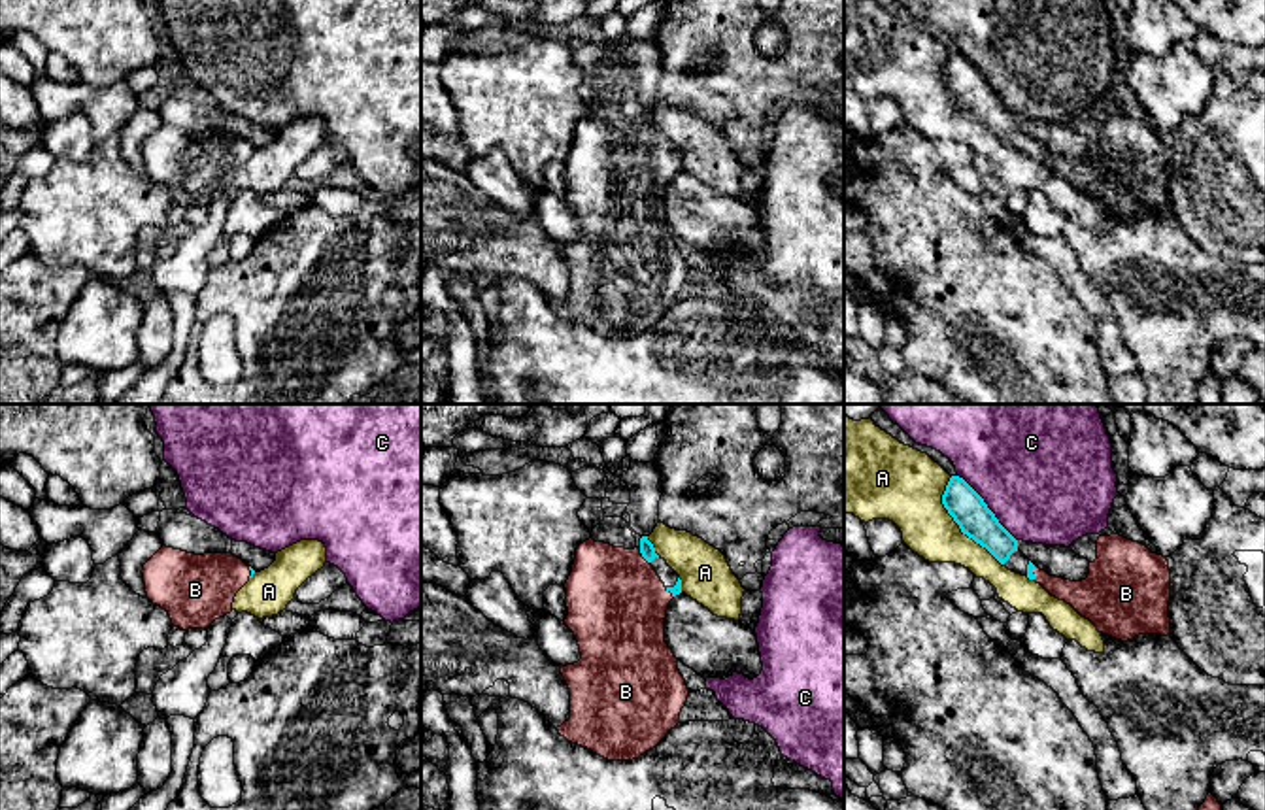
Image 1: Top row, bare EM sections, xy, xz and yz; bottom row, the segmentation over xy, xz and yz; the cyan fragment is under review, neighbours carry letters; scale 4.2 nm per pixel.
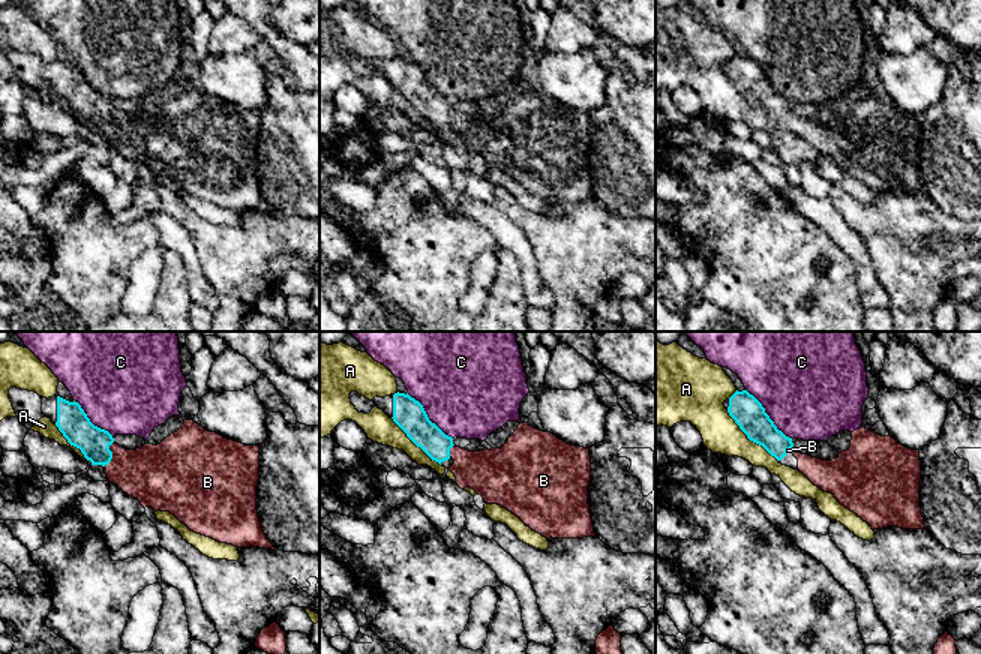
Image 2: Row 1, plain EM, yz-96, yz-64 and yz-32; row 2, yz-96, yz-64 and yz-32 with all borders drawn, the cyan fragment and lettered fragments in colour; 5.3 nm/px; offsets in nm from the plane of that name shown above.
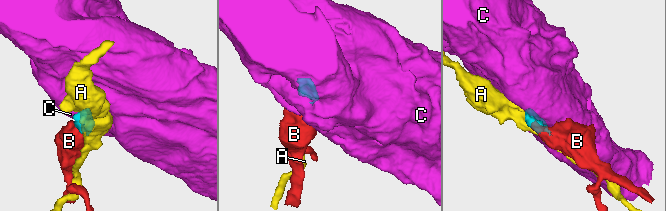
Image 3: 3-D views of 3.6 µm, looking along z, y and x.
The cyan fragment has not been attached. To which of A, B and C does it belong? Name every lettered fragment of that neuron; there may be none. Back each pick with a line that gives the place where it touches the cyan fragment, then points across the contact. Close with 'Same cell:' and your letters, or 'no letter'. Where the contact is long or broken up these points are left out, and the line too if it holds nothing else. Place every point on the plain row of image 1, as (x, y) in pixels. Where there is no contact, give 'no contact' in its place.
B: contact xz (644, 134); way xz (646, 125), (644, 134), (620, 161), (616, 180)
Same cell: B

